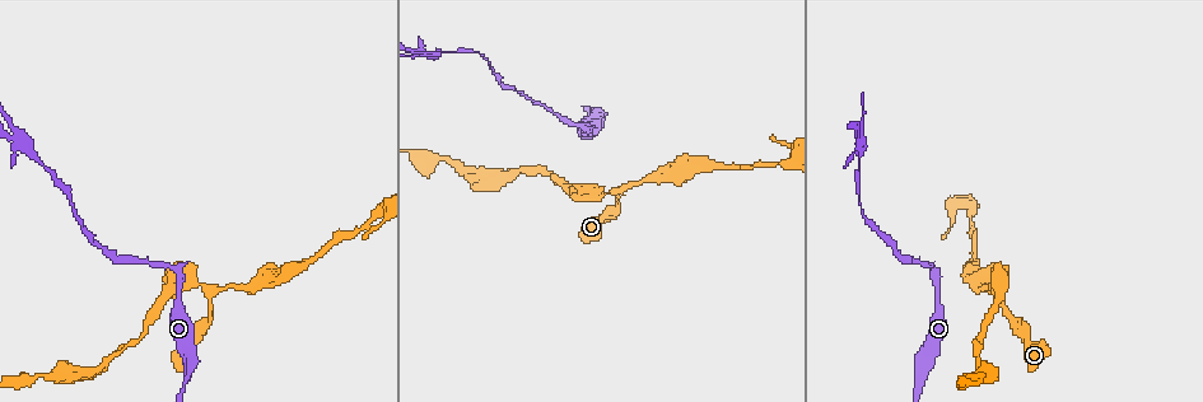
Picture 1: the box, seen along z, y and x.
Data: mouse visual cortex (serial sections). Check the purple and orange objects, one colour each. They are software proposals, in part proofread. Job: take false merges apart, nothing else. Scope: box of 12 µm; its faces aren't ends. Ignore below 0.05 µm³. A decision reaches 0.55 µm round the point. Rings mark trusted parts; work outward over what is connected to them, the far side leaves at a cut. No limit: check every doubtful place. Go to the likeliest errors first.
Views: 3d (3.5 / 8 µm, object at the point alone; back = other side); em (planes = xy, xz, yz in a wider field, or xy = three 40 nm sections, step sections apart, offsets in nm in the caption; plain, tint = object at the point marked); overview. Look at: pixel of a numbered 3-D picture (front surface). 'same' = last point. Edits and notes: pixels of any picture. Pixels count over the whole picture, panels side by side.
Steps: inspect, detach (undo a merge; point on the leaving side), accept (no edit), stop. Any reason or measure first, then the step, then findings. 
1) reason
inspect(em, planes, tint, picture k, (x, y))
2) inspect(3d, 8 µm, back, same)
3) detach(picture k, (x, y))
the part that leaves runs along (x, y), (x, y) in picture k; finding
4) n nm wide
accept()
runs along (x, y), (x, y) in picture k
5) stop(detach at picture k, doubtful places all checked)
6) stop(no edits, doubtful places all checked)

sharp bend
inspect(3d, 3.5 µm, picture 1, (578, 124))

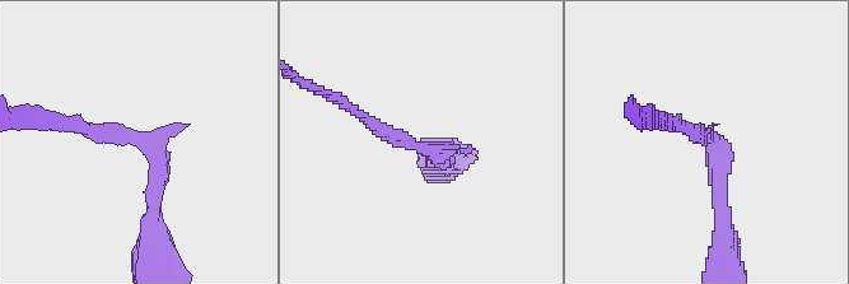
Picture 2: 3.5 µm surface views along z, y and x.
accept()
runs along (152, 214), (155, 150), (69, 124) in picture 2; one cell here

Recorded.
two arms in line, one across
inspect(3d, 8 µm, picture 1, (427, 54))

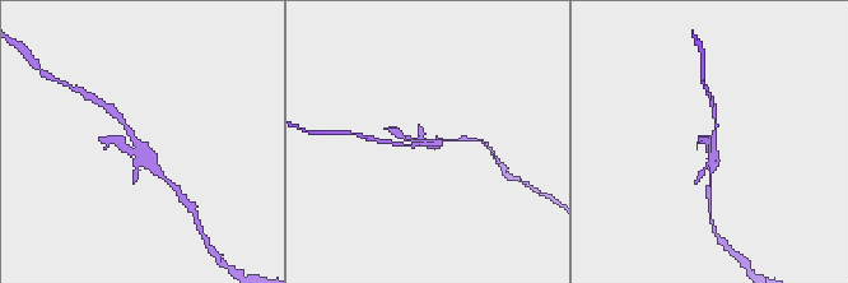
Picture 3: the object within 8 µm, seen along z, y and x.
zoom in
inspect(3d, 3.5 µm, picture 3, (716, 152))

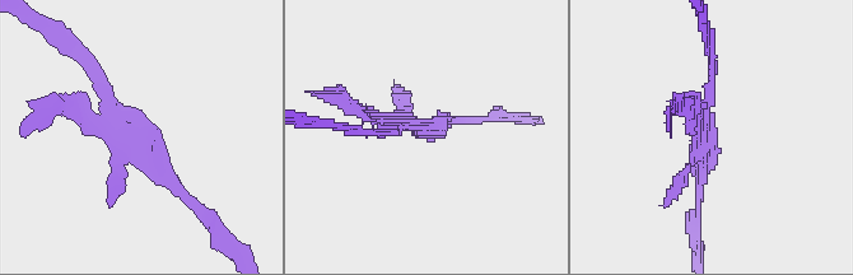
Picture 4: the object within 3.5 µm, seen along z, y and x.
inspect(em, xy, step 2, tint, picture 4, (416, 128))

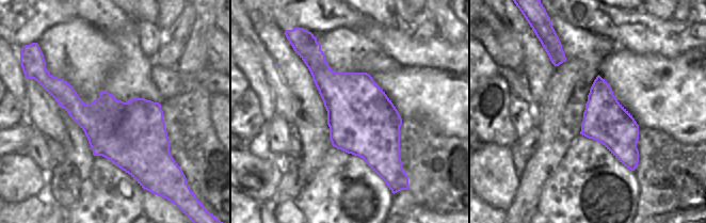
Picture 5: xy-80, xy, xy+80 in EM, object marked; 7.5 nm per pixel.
detach(picture 4, (671, 192))
two cells meet here

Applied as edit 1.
redraw
inspect(overview)

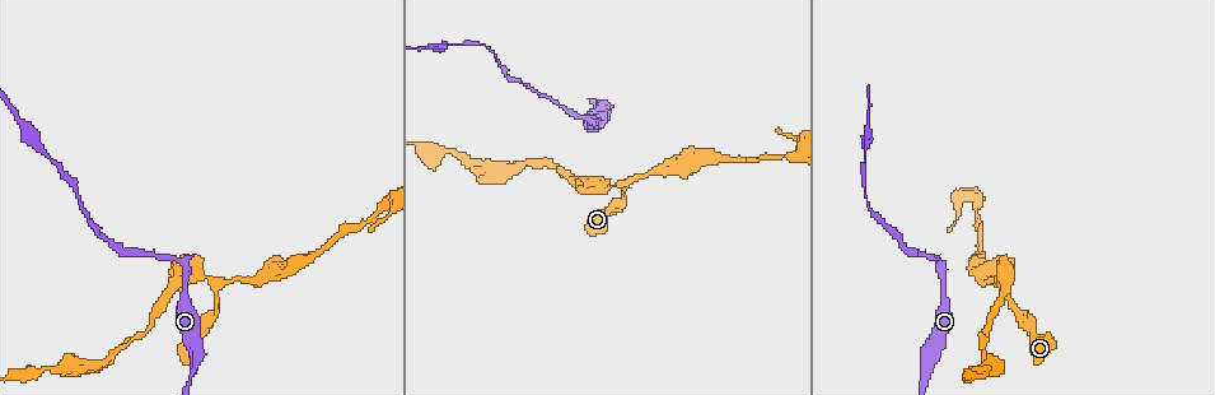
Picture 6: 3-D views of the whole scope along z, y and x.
thin neck
inspect(3d, 3.5 µm, picture 6, (620, 185))

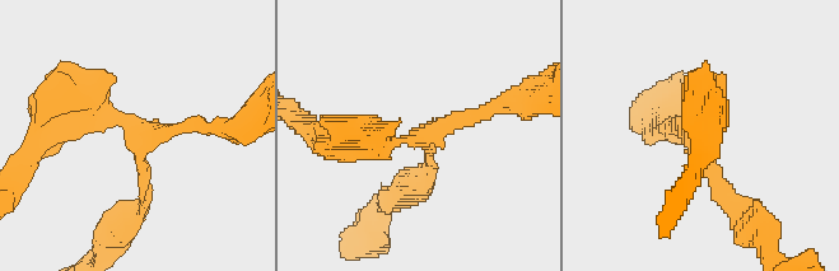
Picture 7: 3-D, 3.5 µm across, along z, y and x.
3 arms; arms of 150, 200, 400 nm; need the tissue
inspect(em, planes, tint, picture 7, (139, 135))

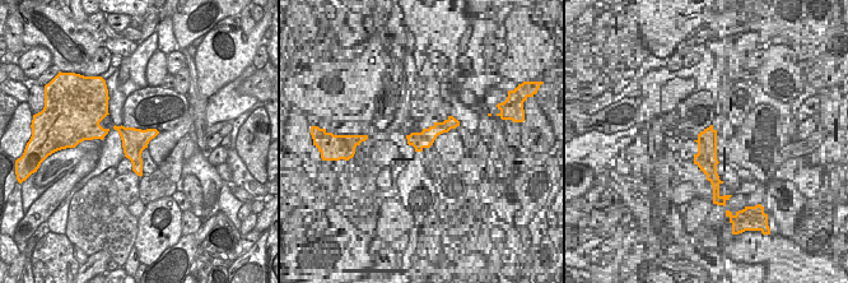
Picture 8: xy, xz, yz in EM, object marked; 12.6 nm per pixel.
accept()
runs along (141, 205), (138, 135), (102, 103), (63, 107) in picture 7; continuous, no second cell

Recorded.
sharp bend
inspect(3d, 8 µm, picture 6, (597, 187))

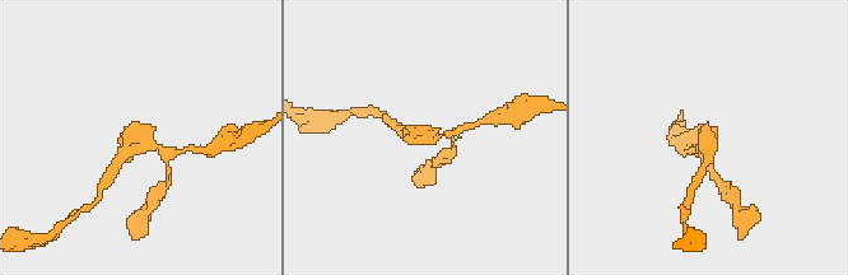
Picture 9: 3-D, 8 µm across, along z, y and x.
arms of 200, 250 nm; now the EM
inspect(em, xy, step 2, tint, picture 9, (711, 141))

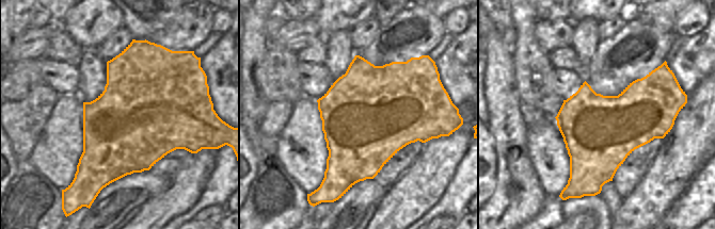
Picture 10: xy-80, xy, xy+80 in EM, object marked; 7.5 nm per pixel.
700 nm wide
accept()
runs along (166, 161), (138, 140), (115, 166) in picture 9; one cell here

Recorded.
stop(detach at picture 4, doubtful places all checked)

